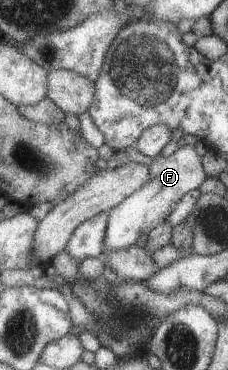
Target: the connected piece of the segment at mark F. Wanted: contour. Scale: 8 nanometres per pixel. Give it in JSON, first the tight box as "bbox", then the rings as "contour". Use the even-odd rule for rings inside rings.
{"bbox":[103,144,207,253],"contour":[[[185,144],[179,145],[169,157],[152,157],[151,165],[147,166],[149,181],[141,185],[141,189],[131,193],[127,199],[123,199],[119,205],[109,209],[103,237],[103,253],[127,249],[137,243],[141,233],[151,231],[155,225],[166,219],[185,193],[198,189],[207,177],[201,163],[201,151],[199,146]]]}

